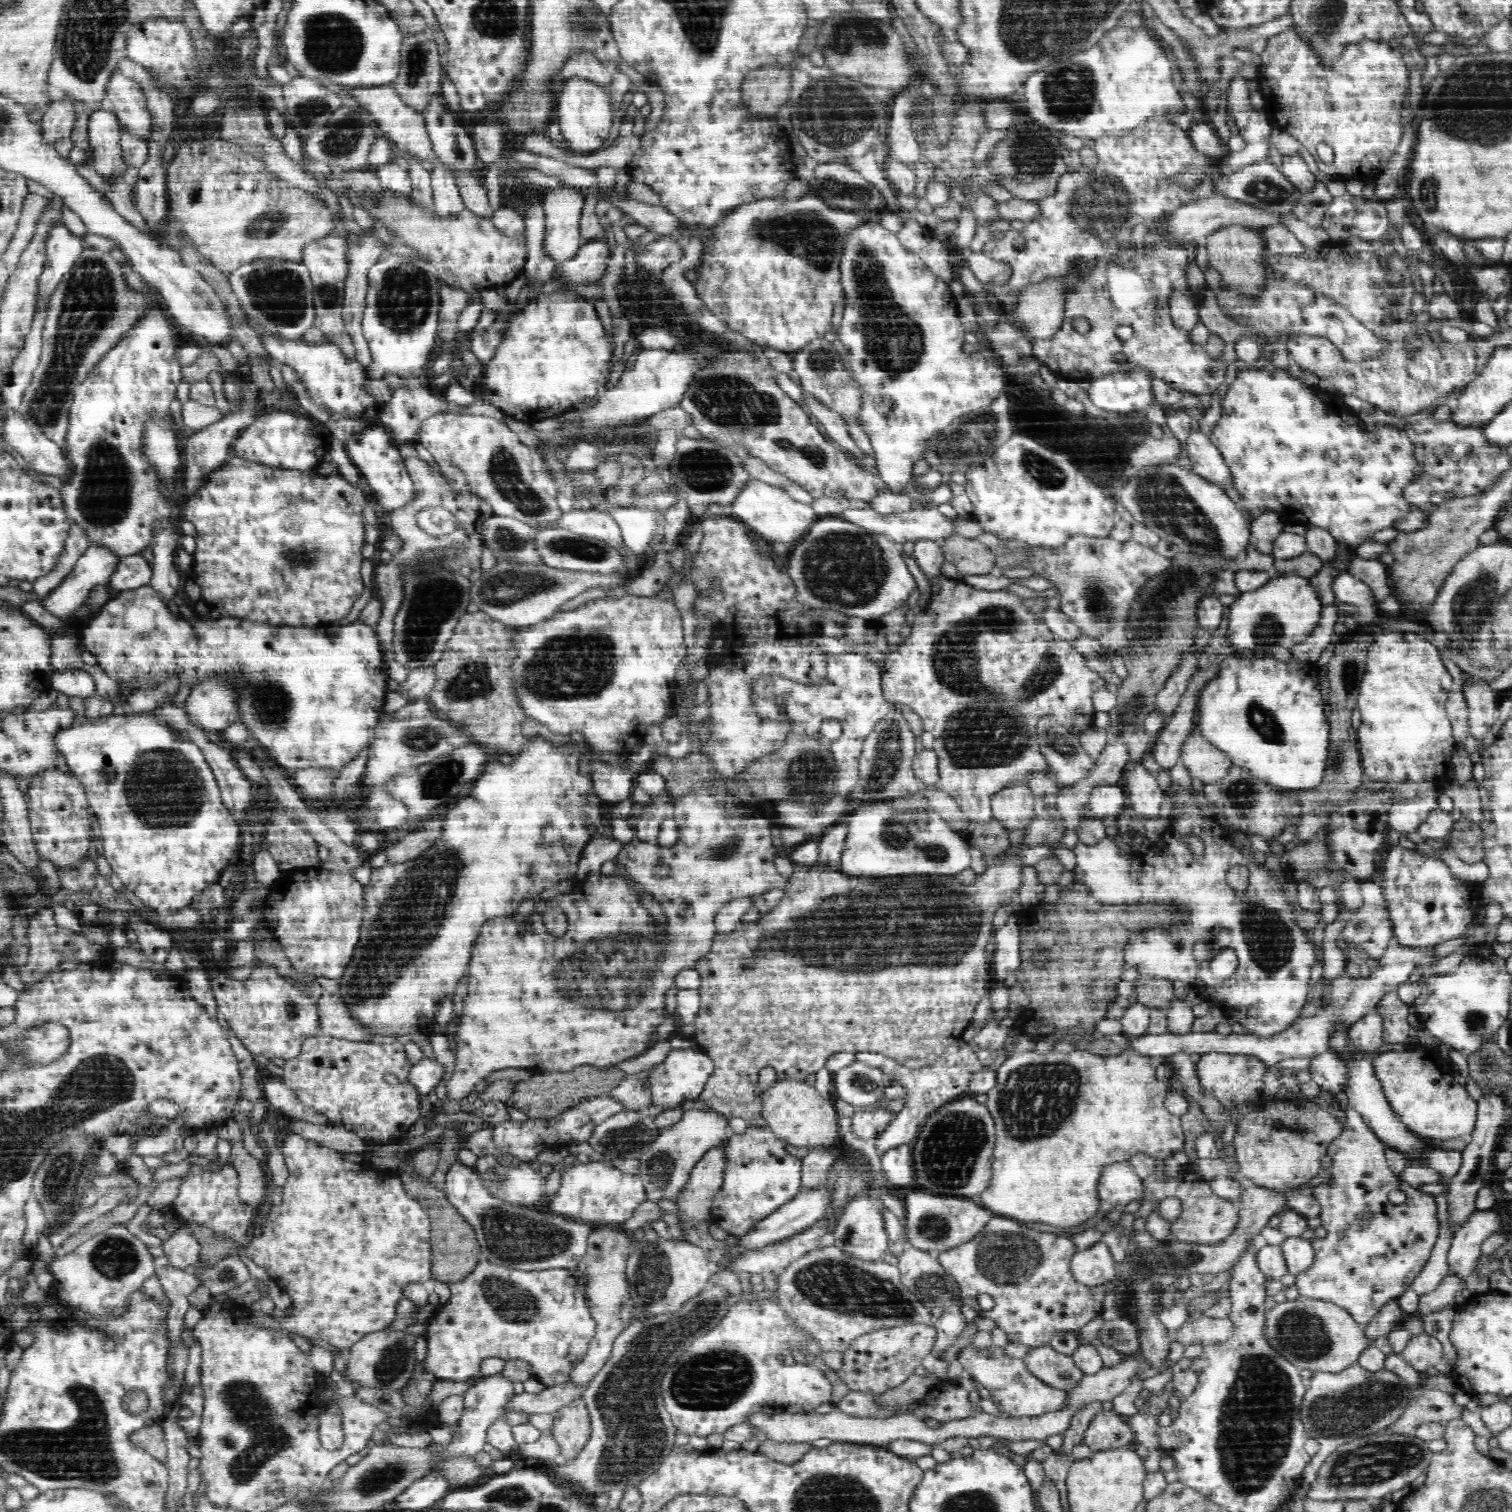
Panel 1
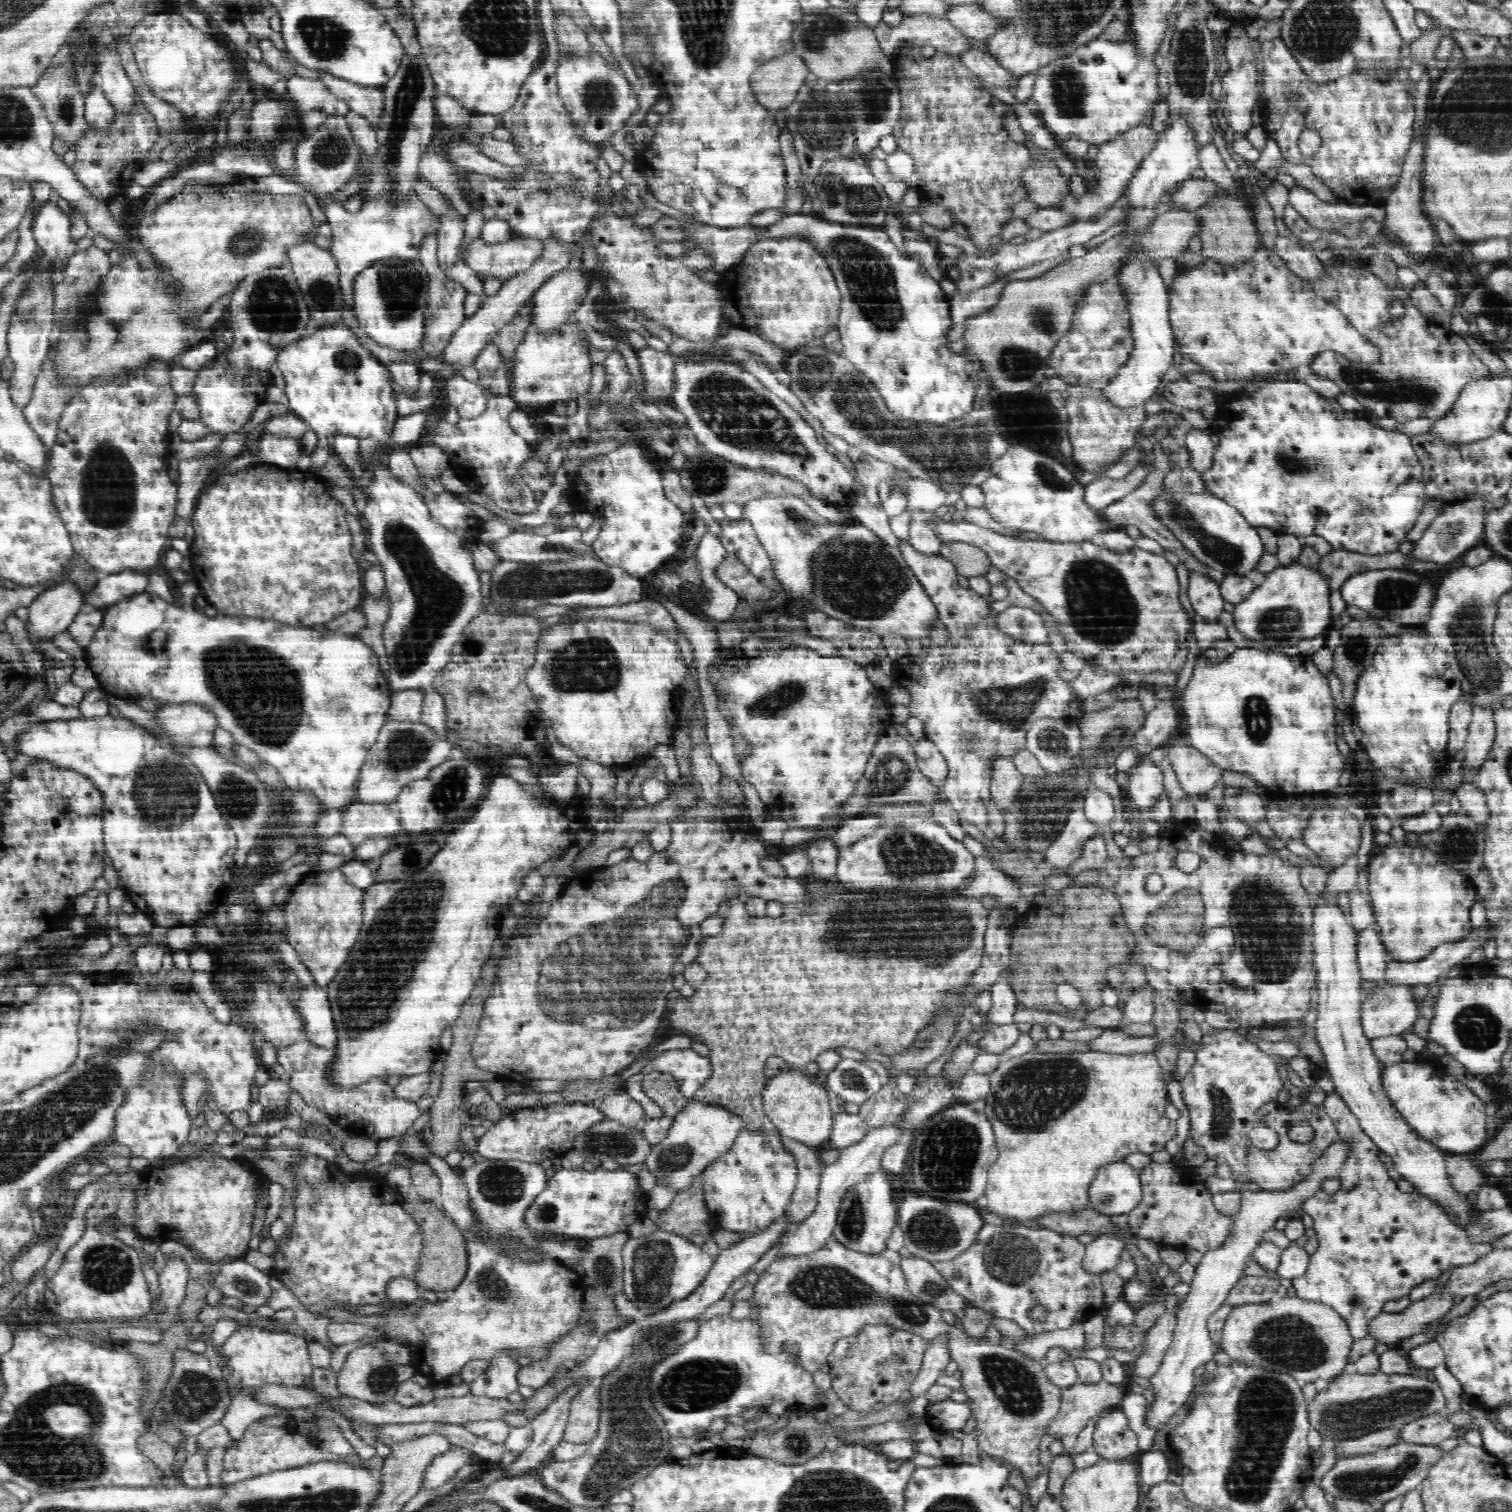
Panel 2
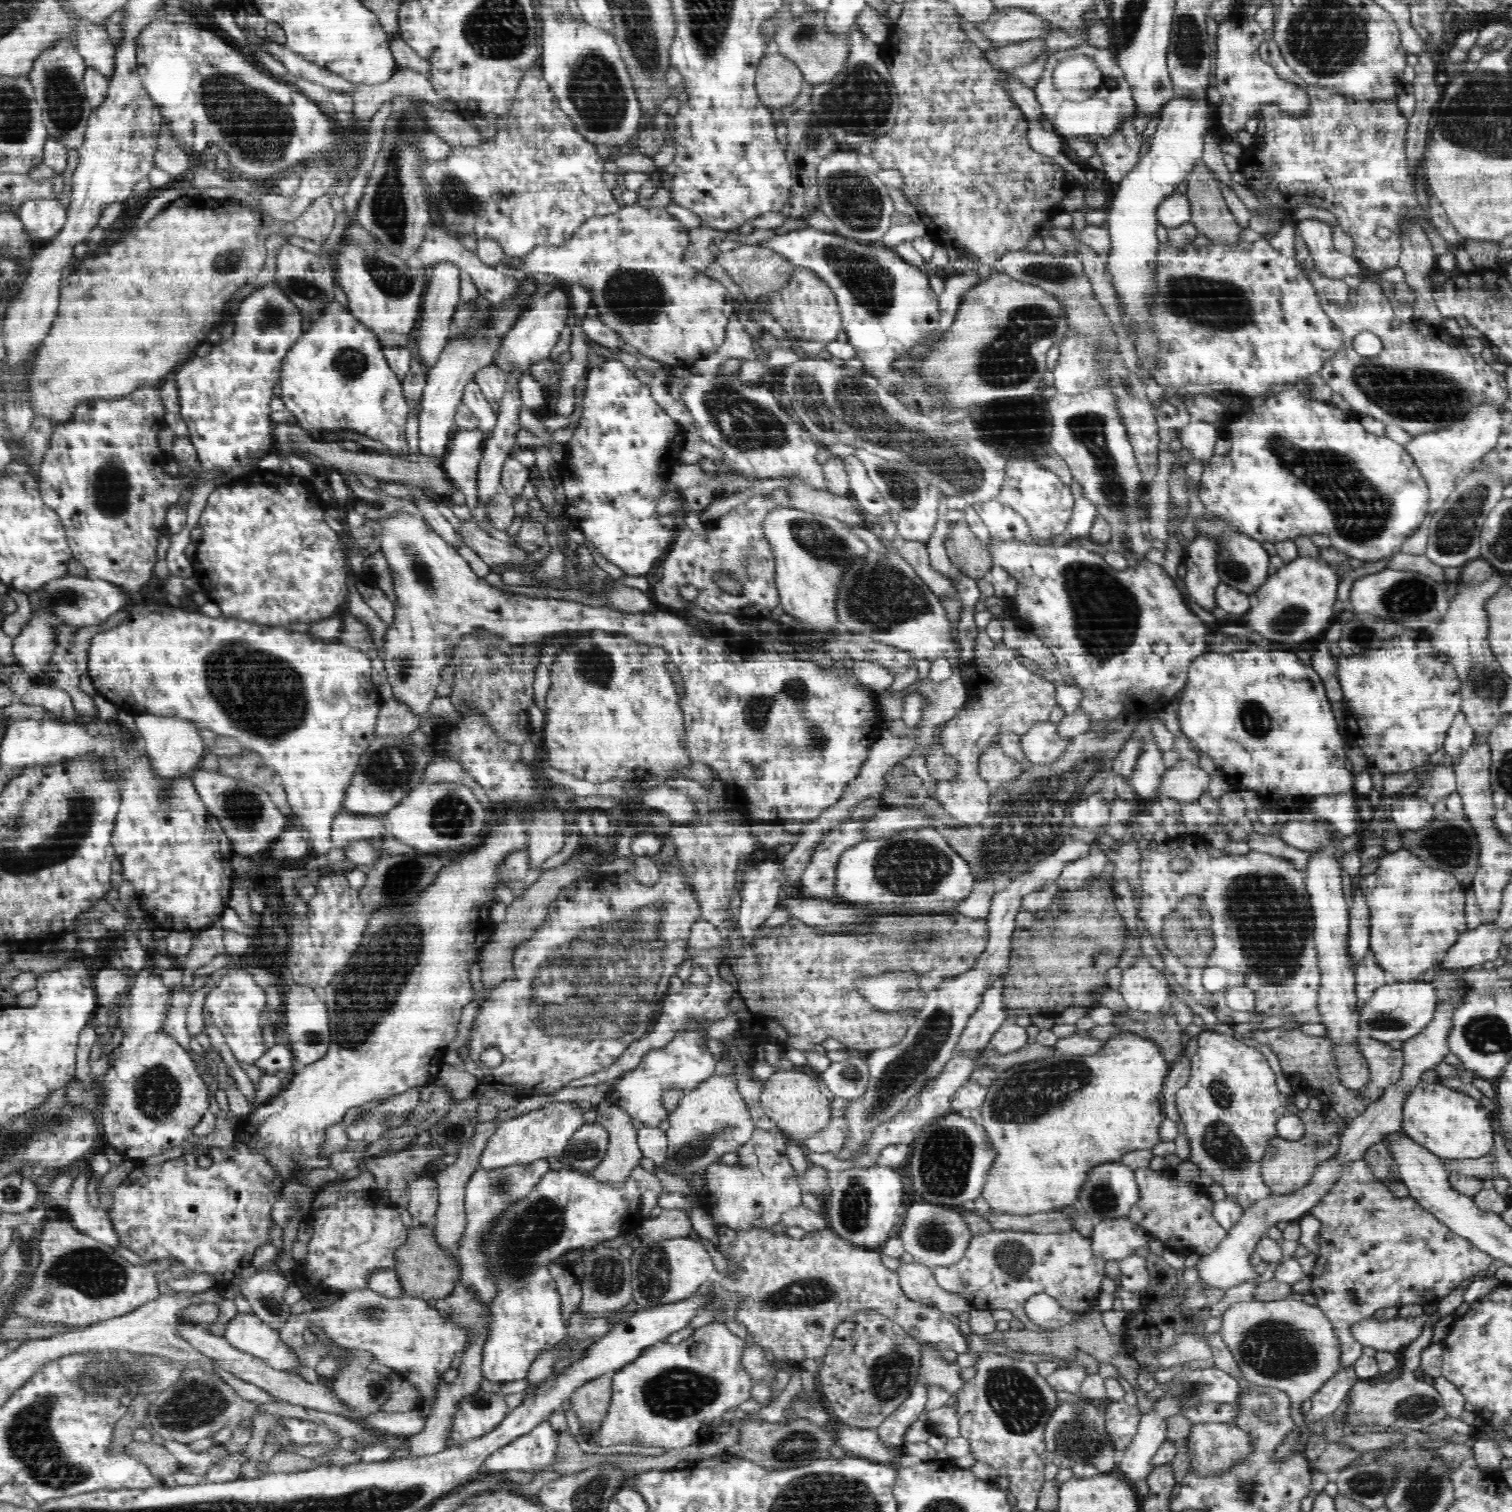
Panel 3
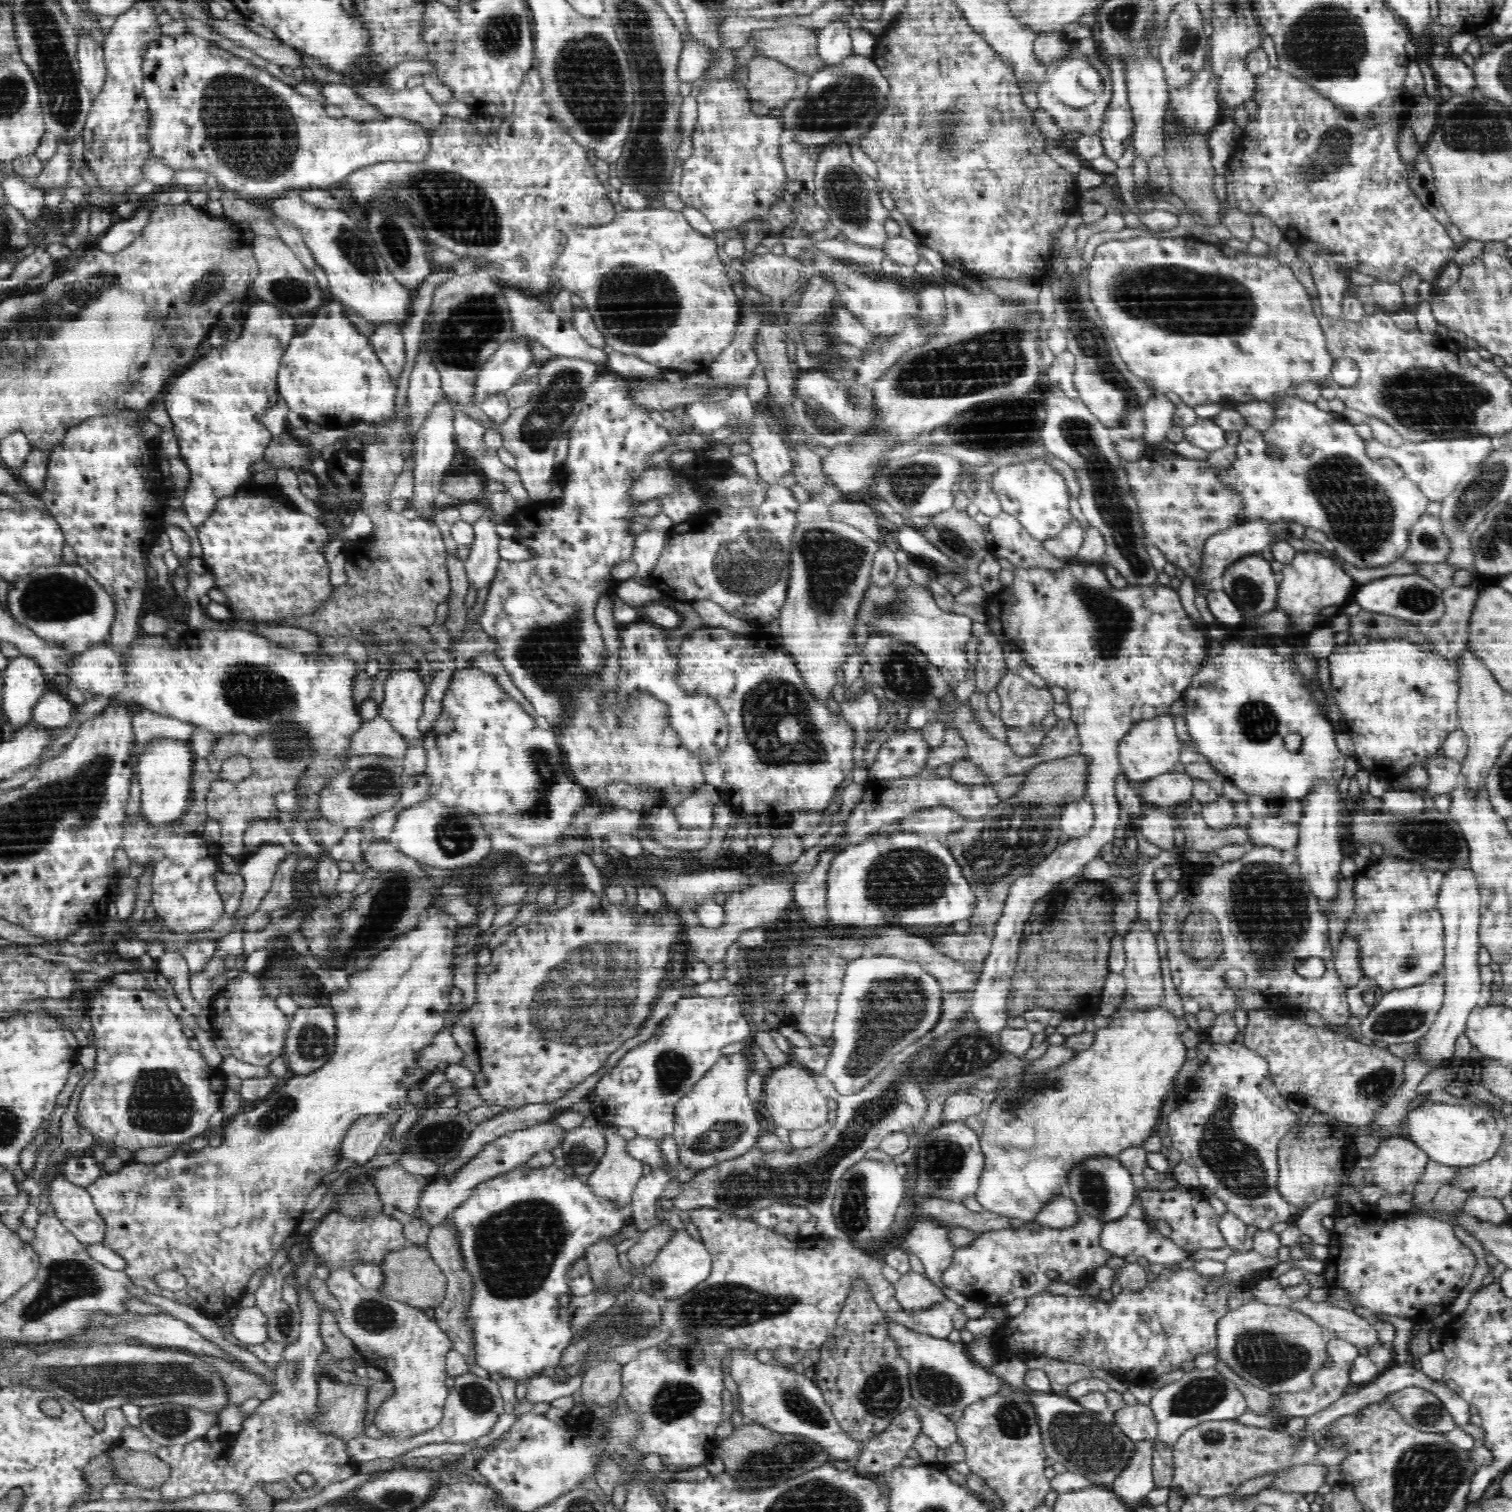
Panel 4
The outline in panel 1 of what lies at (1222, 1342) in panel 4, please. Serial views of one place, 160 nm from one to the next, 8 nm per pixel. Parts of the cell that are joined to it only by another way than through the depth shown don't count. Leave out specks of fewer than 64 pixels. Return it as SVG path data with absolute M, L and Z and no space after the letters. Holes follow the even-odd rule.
M1298 1295L1296 1300L1276 1302L1265 1314L1265 1336L1269 1344L1300 1370L1342 1372L1372 1345L1364 1325L1345 1308L1324 1299ZM1196 1316L1182 1324L1175 1334L1175 1340L1184 1346L1195 1343L1214 1344L1216 1341L1227 1339L1230 1332L1231 1322L1228 1319Z

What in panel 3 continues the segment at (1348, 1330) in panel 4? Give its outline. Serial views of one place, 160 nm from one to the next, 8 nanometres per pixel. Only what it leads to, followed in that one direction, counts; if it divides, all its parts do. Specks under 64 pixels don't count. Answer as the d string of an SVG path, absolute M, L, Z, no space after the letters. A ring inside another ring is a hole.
M1422 1312L1419 1316L1397 1315L1392 1320L1376 1320L1372 1317L1361 1320L1360 1323L1354 1323L1352 1335L1362 1346L1394 1353L1420 1336L1427 1318L1427 1315Z

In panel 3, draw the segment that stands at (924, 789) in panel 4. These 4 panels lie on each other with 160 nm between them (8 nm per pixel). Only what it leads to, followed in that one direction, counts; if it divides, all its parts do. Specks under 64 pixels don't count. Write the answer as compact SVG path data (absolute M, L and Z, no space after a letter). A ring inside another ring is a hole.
M982 624L974 626L974 658L958 664L958 674L966 684L966 701L954 717L944 721L933 732L934 745L954 759L959 768L951 780L936 783L932 798L938 800L950 816L968 826L980 824L991 813L988 802L993 792L978 775L977 766L982 754L998 744L1000 734L1024 735L1034 724L1048 721L1050 712L1057 705L1056 685L1050 679L1040 680L1018 660L1018 650L992 642ZM870 816L870 818L862 818L862 820L848 820L848 822L844 822L838 830L832 830L832 832L828 832L828 834L824 836L824 840L821 840L818 846L816 846L814 854L812 854L812 858L806 865L804 874L800 879L801 888L799 894L801 896L832 901L836 884L835 876L840 857L842 856L842 850L850 848L850 844L860 844L862 840L868 840L866 834L862 832L862 830L864 830L864 822L868 822L868 820L872 820L872 816Z

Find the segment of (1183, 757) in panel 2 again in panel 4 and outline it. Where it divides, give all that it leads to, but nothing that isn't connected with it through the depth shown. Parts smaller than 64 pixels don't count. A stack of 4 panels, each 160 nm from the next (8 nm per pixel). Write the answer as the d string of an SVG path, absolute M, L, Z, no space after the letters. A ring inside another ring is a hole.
M1172 771L1139 786L1139 797L1145 808L1152 805L1160 807L1185 804L1193 796L1193 786L1194 781L1188 774Z

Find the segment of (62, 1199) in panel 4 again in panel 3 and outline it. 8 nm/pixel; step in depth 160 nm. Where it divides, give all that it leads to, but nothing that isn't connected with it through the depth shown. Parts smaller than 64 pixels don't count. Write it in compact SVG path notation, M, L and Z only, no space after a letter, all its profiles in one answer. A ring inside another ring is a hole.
M91 1175L77 1176L69 1189L68 1212L72 1226L81 1233L96 1237L98 1241L123 1251L119 1243L113 1222L104 1206L96 1207L90 1203L86 1185Z

